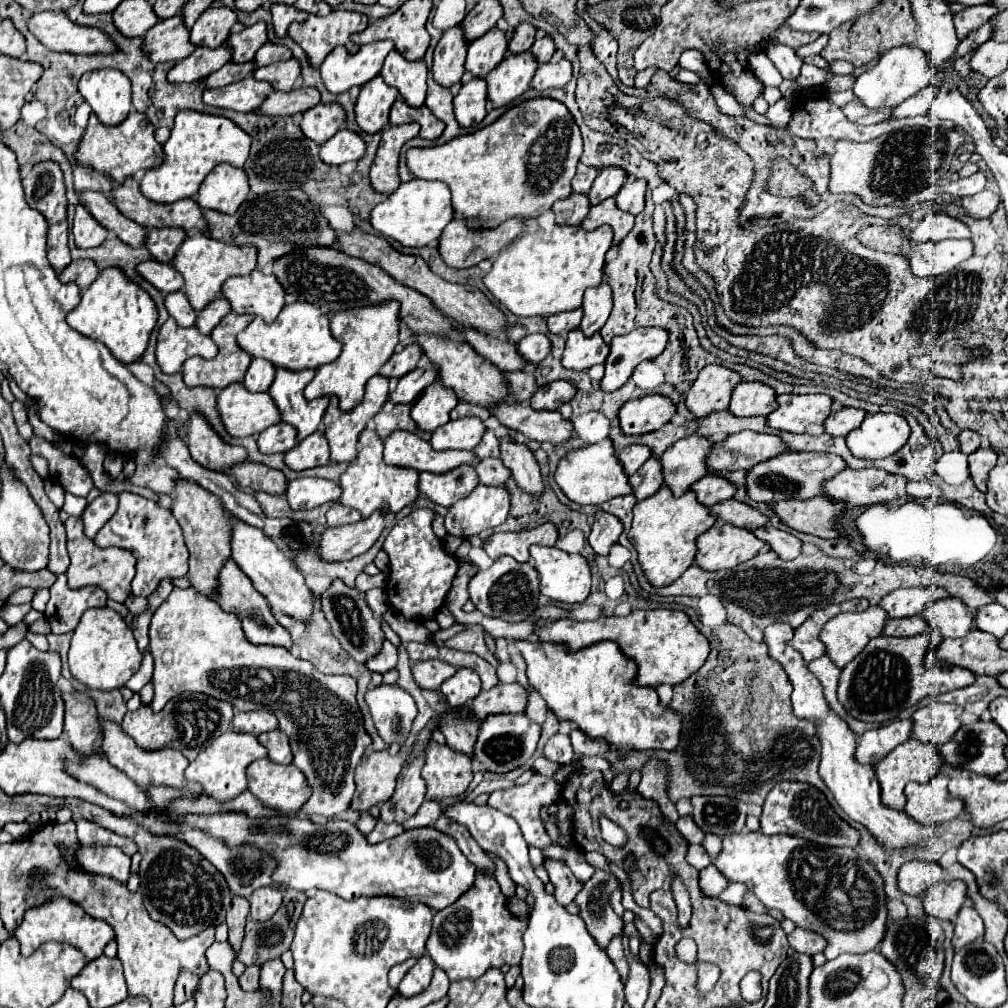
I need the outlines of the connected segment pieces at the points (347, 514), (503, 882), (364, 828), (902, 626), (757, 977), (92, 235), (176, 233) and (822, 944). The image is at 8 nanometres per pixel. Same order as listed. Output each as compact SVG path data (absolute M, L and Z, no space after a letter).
M336 502L326 512L326 518L328 518L328 526L344 526L344 524L350 524L350 522L358 522L362 518L362 514L354 508L346 508L346 506Z
M486 852L486 855L494 862L496 866L494 875L496 881L502 889L502 893L505 897L507 897L507 899L513 897L515 895L516 884L510 877L506 863L493 853Z
M362 812L360 820L356 822L356 828L358 828L362 834L370 834L370 830L374 830L376 822L378 822L378 818L374 818L374 816L368 814L368 812Z
M918 614L914 618L892 618L884 626L886 636L916 636L926 630L928 630L928 626L926 626L926 618L922 618L922 614Z
M757 971L747 973L740 982L741 995L748 1003L760 1000L761 996L761 975Z
M78 204L72 234L74 234L76 246L90 248L90 246L100 246L108 238L110 232L102 230L102 226L98 226L98 222L94 222L94 218L90 218L90 212L86 210L86 206Z
M150 228L146 246L152 254L152 258L160 262L172 262L174 250L182 246L186 240L186 232L182 228Z
M796 928L788 936L788 942L796 952L802 952L808 956L814 956L826 948L826 940L822 938L822 934L814 934L812 930L802 930L802 928Z

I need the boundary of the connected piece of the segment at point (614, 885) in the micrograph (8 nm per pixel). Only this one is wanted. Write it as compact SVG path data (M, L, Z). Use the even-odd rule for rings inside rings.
M596 870L594 876L584 882L582 890L576 894L574 902L578 904L578 916L586 922L586 928L596 938L600 946L608 946L610 938L622 934L624 920L614 914L610 906L610 896L620 888L620 882L614 874Z

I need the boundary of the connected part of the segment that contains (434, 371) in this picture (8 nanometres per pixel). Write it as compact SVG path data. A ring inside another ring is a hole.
M422 358L412 372L400 378L396 390L390 394L390 400L396 404L412 404L426 390L426 386L432 386L438 380L438 368L428 358Z

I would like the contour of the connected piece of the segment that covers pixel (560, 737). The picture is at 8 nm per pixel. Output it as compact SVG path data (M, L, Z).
M554 734L544 746L544 756L548 760L558 762L558 764L570 764L572 756L574 756L570 736L568 734Z

